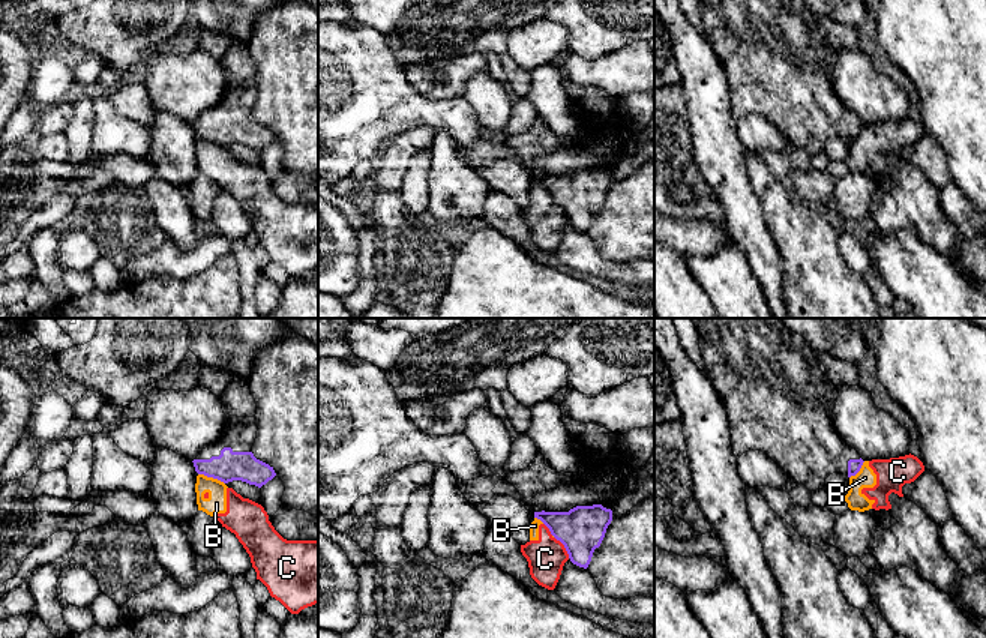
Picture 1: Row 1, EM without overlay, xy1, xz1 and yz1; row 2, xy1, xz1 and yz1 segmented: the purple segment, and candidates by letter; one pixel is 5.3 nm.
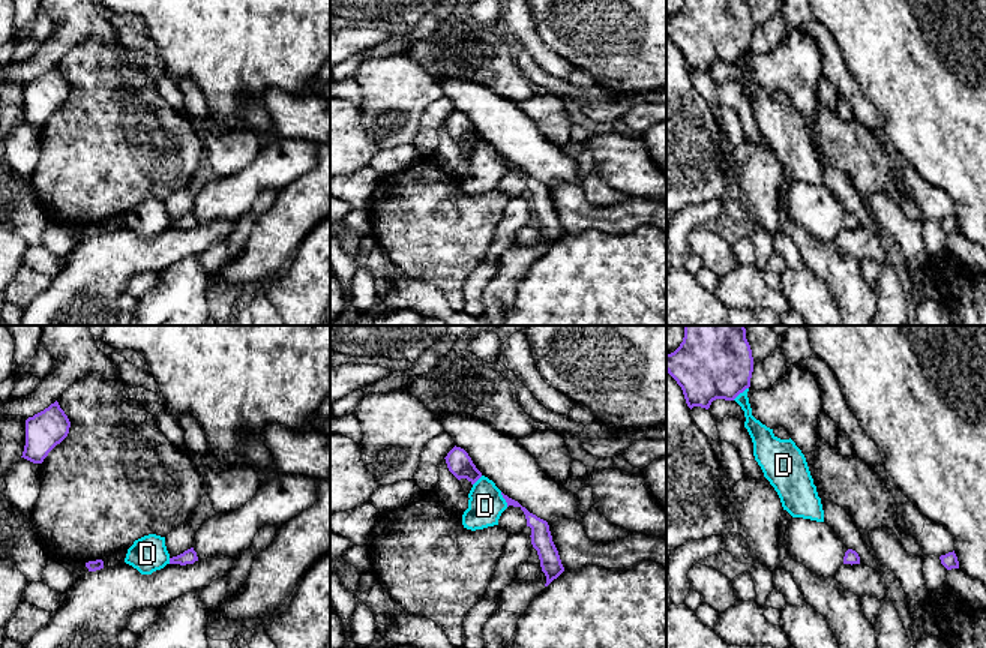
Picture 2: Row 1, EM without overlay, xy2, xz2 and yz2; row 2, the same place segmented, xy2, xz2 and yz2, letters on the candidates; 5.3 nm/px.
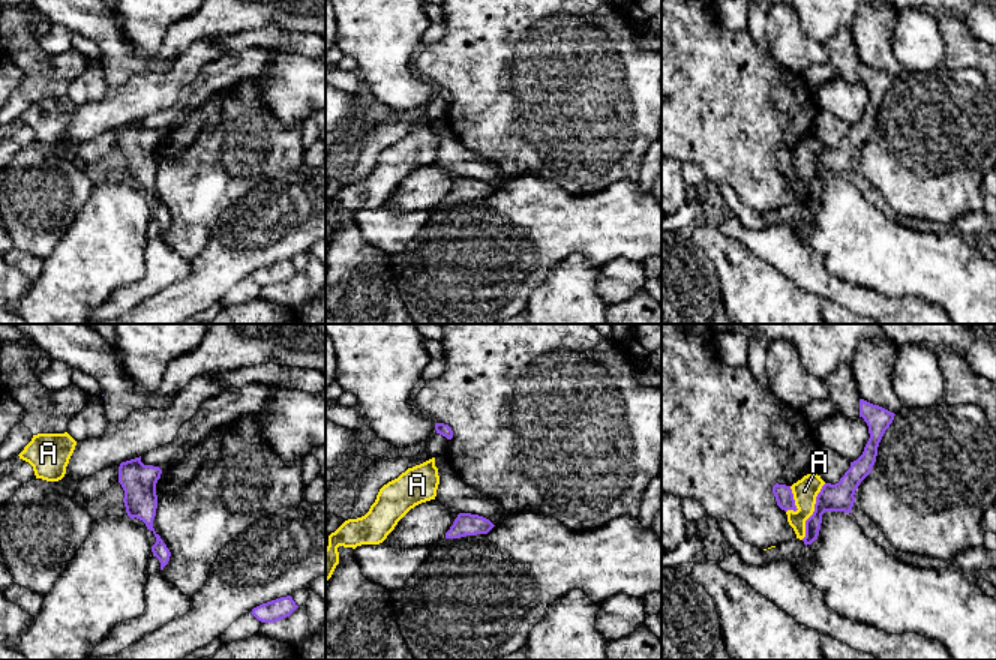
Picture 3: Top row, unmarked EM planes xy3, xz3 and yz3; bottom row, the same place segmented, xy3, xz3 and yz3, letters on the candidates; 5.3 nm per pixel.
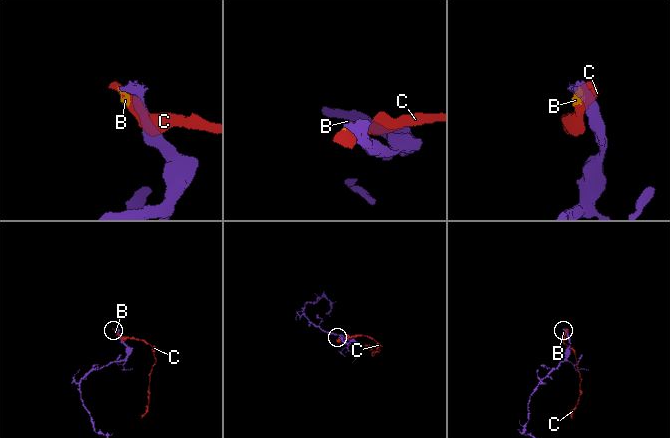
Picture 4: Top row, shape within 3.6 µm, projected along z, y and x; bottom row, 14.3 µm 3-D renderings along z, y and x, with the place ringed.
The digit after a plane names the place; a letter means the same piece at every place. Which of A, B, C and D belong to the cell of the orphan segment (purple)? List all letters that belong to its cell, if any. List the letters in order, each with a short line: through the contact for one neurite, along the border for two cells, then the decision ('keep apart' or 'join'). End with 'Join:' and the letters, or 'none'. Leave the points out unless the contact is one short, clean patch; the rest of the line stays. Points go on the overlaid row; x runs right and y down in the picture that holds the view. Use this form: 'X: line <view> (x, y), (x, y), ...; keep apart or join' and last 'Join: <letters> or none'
A: line yz3 (825, 483), (801, 539); keep apart
B: line xy1 (198, 473), (216, 478), (224, 484); keep apart
C: line xz1 (544, 523), (563, 545), (569, 557); keep apart
D: keep apart
Join: none

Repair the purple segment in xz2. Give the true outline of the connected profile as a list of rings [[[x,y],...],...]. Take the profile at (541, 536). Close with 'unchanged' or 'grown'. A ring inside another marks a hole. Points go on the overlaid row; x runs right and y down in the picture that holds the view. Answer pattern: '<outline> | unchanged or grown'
[[[503,492],[501,495],[506,500],[507,507],[509,506],[519,507],[524,512],[525,519],[527,519],[527,526],[531,528],[531,536],[530,536],[531,544],[537,550],[542,572],[546,576],[545,586],[548,586],[554,579],[557,579],[564,572],[558,550],[552,542],[548,522],[530,513],[518,501],[509,498]]] | unchanged

